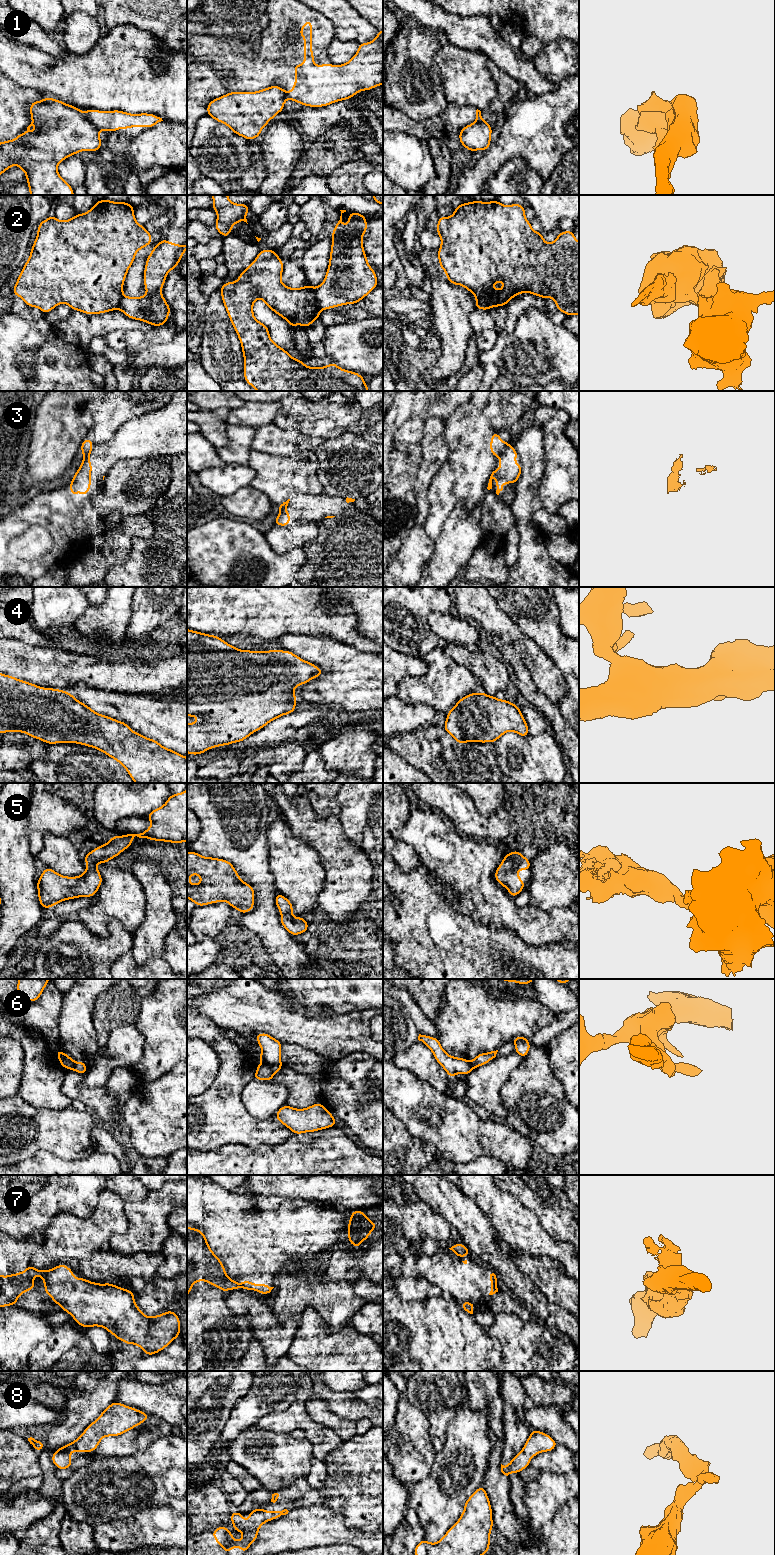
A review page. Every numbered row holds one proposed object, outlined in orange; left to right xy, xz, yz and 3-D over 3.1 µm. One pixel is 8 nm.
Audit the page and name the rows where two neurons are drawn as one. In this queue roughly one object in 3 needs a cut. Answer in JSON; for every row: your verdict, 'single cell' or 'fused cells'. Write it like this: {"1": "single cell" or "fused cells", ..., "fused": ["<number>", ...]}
{"1": "fused cells", "2": "fused cells", "3": "fused cells", "4": "single cell", "5": "single cell", "6": "fused cells", "7": "fused cells", "8": "single cell", "fused": ["1", "2", "3", "6", "7"]}

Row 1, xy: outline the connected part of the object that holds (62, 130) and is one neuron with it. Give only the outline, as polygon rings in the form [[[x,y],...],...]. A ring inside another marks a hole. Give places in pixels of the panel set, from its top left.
[[[49,97],[42,101],[33,101],[30,105],[30,115],[32,122],[25,134],[21,132],[15,139],[0,142],[0,175],[11,166],[17,165],[26,174],[30,195],[74,195],[72,187],[59,175],[57,167],[61,161],[81,151],[98,152],[103,144],[99,130],[82,110]]]

